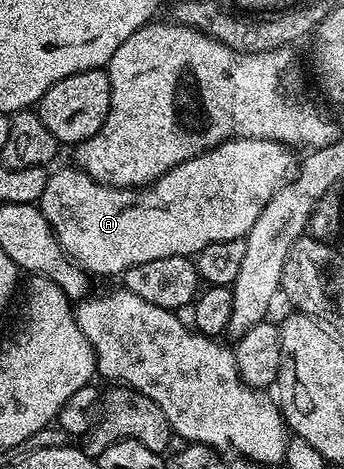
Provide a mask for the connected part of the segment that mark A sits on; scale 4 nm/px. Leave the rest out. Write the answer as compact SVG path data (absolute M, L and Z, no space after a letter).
M233 138L174 166L174 170L143 188L112 188L109 184L92 180L90 174L79 166L60 168L49 175L38 207L46 222L50 222L62 250L79 268L93 277L119 277L130 270L130 266L138 266L138 262L175 256L192 258L214 242L243 240L254 222L258 222L258 214L262 214L266 202L270 202L275 192L293 175L291 154L285 145L273 140Z

